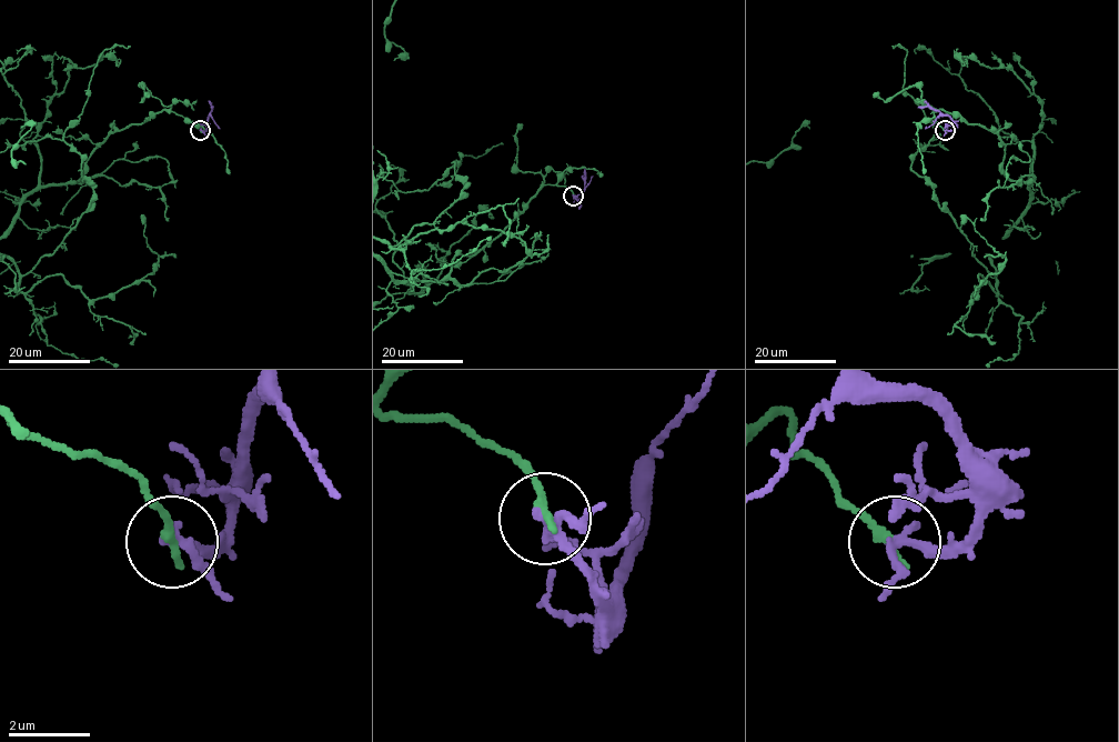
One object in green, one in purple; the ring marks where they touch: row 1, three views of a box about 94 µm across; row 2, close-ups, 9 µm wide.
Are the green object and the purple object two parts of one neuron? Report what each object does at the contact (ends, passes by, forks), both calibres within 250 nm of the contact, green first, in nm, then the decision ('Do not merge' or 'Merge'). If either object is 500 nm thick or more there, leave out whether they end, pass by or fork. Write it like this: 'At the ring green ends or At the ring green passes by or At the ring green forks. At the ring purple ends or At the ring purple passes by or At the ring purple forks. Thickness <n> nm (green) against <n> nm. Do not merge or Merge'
At the ring green ends. At the ring purple passes by. Thickness 260 nm (green) against 220 nm. Do not merge

